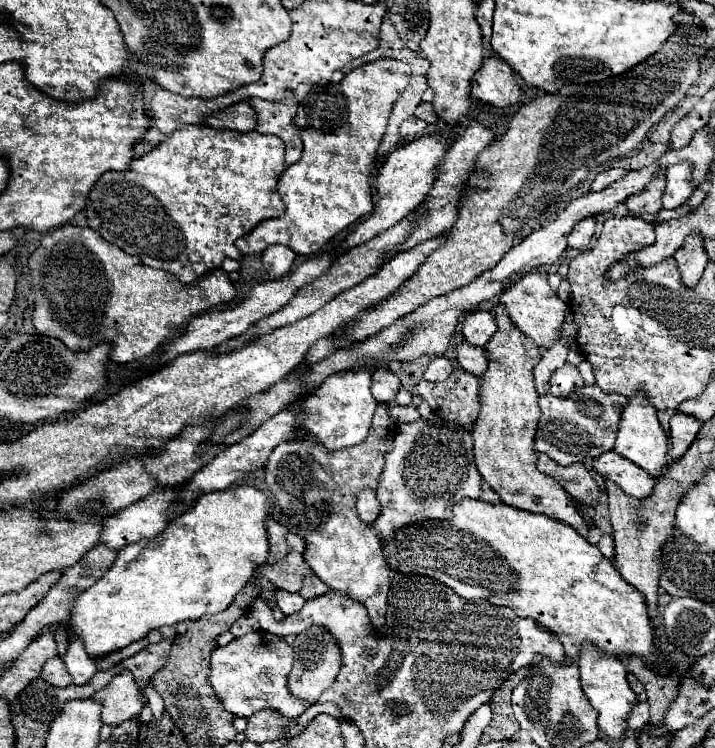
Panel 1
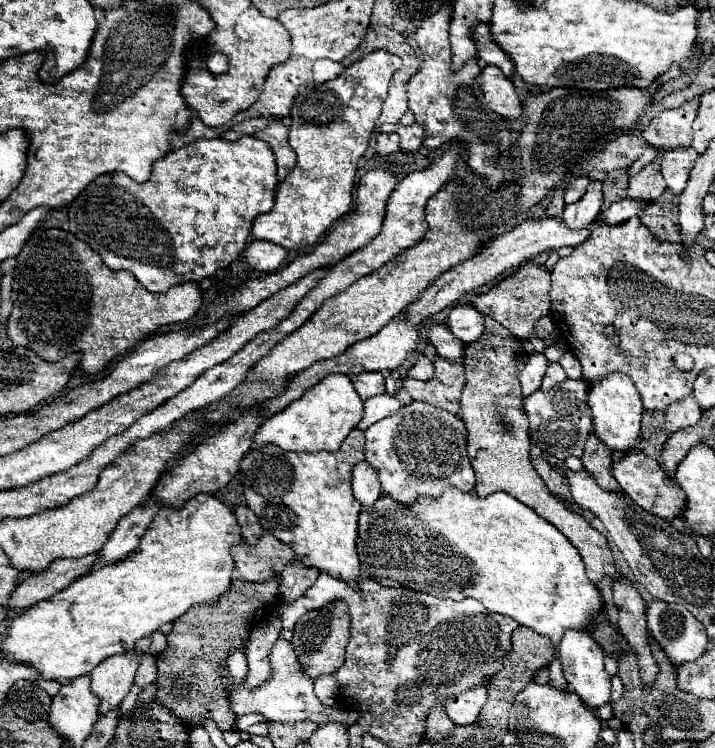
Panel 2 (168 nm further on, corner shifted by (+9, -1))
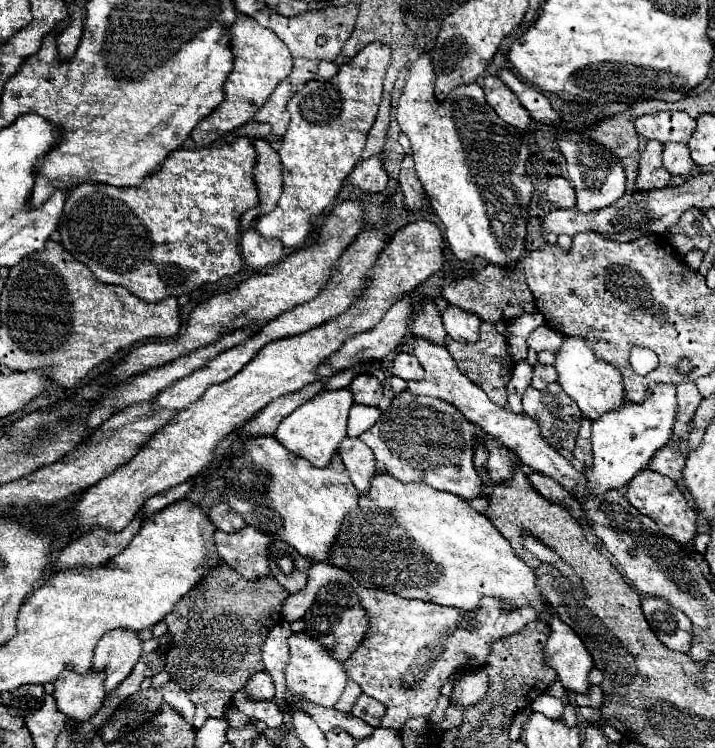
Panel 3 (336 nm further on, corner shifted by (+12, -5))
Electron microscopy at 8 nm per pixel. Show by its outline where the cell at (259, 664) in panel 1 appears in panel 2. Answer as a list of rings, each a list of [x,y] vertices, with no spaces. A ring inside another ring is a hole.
[[[277,640],[273,644],[273,650],[269,654],[271,660],[271,668],[273,668],[273,678],[269,682],[265,682],[263,686],[249,690],[245,682],[239,684],[239,688],[235,692],[231,692],[231,676],[227,674],[227,690],[229,690],[229,700],[231,700],[231,710],[237,716],[249,714],[249,712],[259,712],[263,714],[267,720],[271,722],[299,722],[299,720],[309,720],[315,724],[327,724],[327,722],[339,722],[343,726],[353,726],[359,718],[357,710],[349,710],[349,708],[329,708],[325,704],[319,702],[319,698],[313,692],[313,680],[307,676],[307,672],[303,670],[301,662],[297,662],[295,658],[295,650],[291,646],[289,640]]]

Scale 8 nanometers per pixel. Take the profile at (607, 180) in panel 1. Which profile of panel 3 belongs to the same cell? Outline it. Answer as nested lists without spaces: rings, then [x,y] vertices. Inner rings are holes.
[[[556,176],[550,180],[548,188],[546,188],[548,200],[556,206],[556,208],[572,208],[574,206],[574,188],[570,186],[570,182],[562,176]]]

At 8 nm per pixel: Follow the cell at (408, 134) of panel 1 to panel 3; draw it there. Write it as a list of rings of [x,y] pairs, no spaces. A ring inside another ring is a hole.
[[[372,156],[368,160],[362,160],[348,176],[350,184],[366,190],[366,192],[382,192],[388,184],[386,168],[378,156]]]

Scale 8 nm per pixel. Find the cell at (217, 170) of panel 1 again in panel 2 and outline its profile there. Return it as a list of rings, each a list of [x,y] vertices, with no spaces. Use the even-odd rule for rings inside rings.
[[[243,136],[235,142],[213,138],[191,142],[157,160],[147,182],[137,184],[121,172],[93,180],[69,204],[69,232],[87,242],[111,270],[129,270],[143,288],[163,294],[185,282],[201,282],[219,268],[227,268],[245,248],[255,216],[275,206],[277,164],[267,142]]]

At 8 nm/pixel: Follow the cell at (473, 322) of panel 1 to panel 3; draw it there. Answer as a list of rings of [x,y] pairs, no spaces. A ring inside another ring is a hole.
[[[448,306],[442,312],[442,322],[444,322],[448,336],[456,342],[468,344],[468,342],[476,342],[480,336],[482,320],[476,314],[470,314],[456,306]]]

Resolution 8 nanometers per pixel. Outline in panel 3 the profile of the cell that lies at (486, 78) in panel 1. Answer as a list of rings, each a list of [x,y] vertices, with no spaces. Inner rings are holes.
[[[496,76],[484,78],[484,94],[488,104],[494,108],[494,112],[508,124],[512,124],[518,130],[526,130],[530,124],[530,114],[524,110],[524,106],[518,102],[514,92],[504,86],[504,82]]]

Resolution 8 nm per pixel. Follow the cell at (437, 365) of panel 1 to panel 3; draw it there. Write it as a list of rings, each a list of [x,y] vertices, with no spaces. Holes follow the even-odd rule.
[[[400,352],[392,362],[392,374],[400,376],[404,380],[422,380],[424,378],[424,368],[414,354]]]

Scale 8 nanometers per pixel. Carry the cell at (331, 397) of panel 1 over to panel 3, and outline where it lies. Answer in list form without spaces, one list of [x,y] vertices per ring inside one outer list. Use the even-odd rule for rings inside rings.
[[[340,388],[340,390],[324,390],[320,394],[316,394],[314,398],[310,398],[306,404],[298,406],[292,414],[288,414],[278,430],[276,430],[276,440],[290,452],[294,452],[296,456],[308,460],[310,464],[318,466],[318,468],[326,468],[328,462],[332,460],[332,456],[338,452],[340,442],[346,438],[346,424],[348,424],[348,412],[350,406],[354,404],[352,394],[348,388]]]

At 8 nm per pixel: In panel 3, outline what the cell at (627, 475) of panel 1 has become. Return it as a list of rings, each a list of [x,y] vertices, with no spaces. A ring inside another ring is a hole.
[[[644,468],[644,470],[640,470],[640,474],[636,474],[628,482],[626,498],[636,510],[650,516],[660,526],[660,530],[664,534],[668,534],[670,538],[674,538],[676,542],[680,540],[684,544],[696,536],[696,512],[690,508],[684,492],[678,488],[678,484],[672,478],[668,478],[660,472],[654,472],[652,468]]]

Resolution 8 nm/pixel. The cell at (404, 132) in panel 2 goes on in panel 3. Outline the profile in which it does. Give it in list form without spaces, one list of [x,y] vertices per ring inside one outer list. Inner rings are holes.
[[[406,152],[404,160],[402,160],[402,170],[398,176],[398,182],[402,186],[404,192],[404,206],[406,208],[422,208],[422,184],[414,172],[414,162],[412,162],[412,154]]]

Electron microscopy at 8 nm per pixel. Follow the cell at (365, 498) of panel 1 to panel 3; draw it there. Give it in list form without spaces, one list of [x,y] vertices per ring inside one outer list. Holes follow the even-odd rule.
[[[344,438],[340,444],[340,456],[346,470],[350,472],[352,484],[356,486],[360,496],[366,496],[370,492],[370,482],[376,474],[372,450],[364,446],[364,442],[360,442],[358,438]]]

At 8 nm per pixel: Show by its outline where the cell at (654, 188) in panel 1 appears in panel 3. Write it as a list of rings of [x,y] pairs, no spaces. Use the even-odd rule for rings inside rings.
[[[648,140],[640,162],[638,162],[638,176],[634,182],[634,190],[656,190],[666,188],[670,184],[670,174],[662,166],[662,144],[656,140]]]

